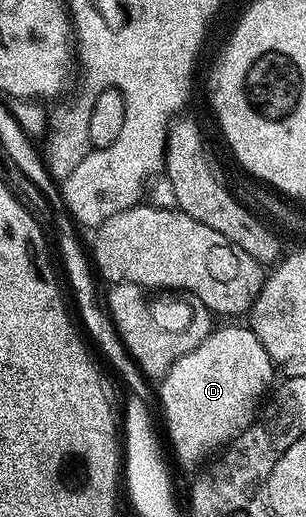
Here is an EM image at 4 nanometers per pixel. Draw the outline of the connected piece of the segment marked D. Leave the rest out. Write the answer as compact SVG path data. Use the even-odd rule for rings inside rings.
M249 325L221 326L211 330L199 346L192 348L192 352L180 356L180 360L172 364L172 368L160 382L160 402L162 398L162 410L166 413L166 430L170 433L175 456L186 466L194 466L202 461L205 463L211 455L233 442L235 436L254 421L260 403L267 397L275 381L276 364Z

